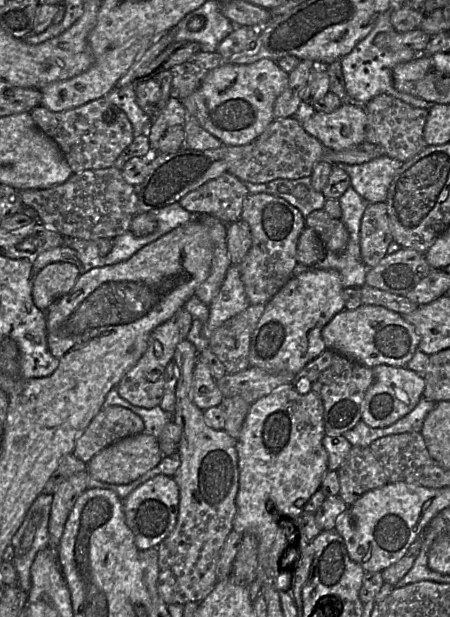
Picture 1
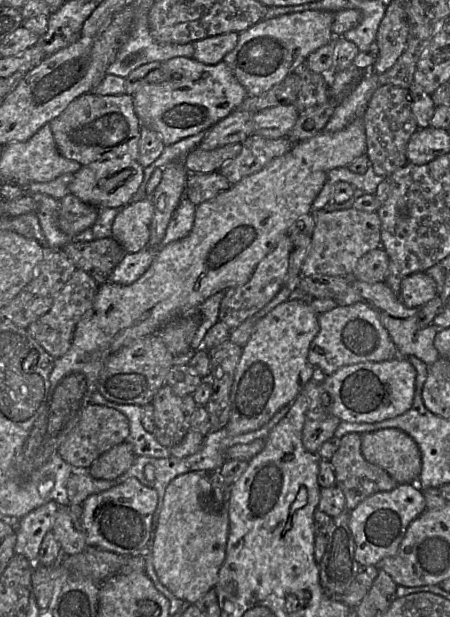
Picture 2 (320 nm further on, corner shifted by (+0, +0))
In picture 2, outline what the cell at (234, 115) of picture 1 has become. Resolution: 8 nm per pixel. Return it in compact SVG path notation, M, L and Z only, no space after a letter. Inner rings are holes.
M175 57L161 62L160 67L171 75L171 79L160 83L145 83L132 98L140 128L145 126L156 131L166 146L209 130L237 109L248 96L223 61L206 65L193 57Z

